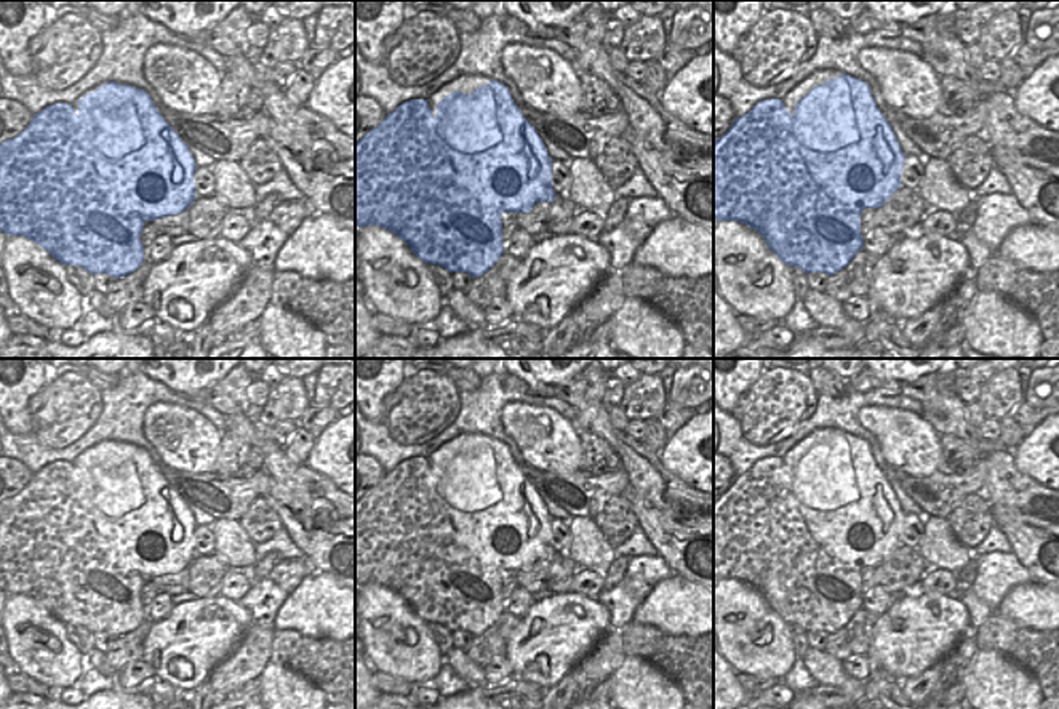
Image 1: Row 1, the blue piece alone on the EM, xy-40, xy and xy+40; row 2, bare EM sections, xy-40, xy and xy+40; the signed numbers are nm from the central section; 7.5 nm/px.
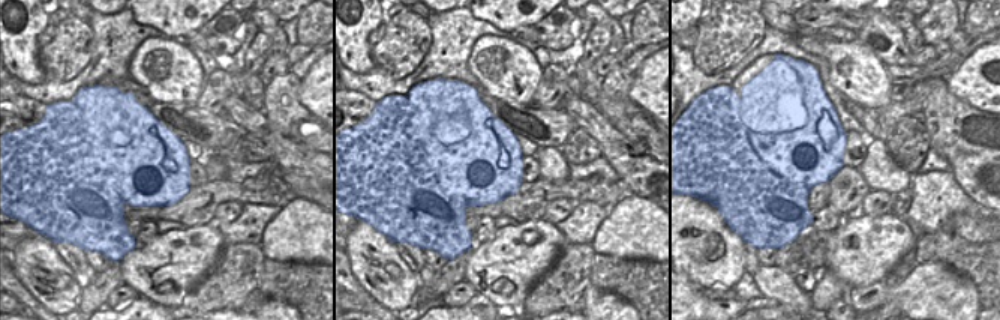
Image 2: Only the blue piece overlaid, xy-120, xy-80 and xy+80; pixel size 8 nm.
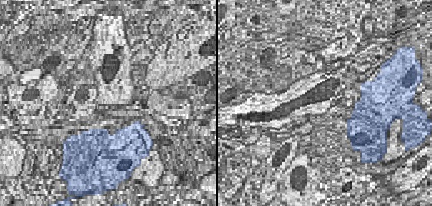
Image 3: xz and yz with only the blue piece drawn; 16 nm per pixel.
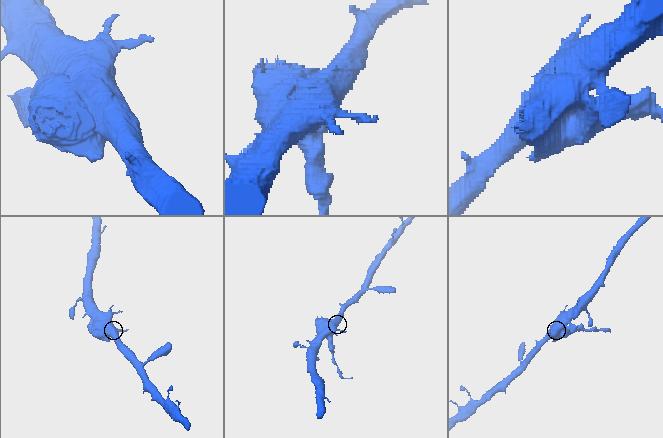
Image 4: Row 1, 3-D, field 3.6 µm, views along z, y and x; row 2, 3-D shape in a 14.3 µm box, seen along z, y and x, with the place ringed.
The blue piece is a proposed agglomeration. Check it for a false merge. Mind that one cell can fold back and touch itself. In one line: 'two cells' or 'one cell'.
two cells

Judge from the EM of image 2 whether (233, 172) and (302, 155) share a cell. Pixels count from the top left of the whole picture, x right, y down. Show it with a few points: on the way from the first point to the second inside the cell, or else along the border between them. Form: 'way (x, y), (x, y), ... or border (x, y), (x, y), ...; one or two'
border (272, 160), (281, 170); two

